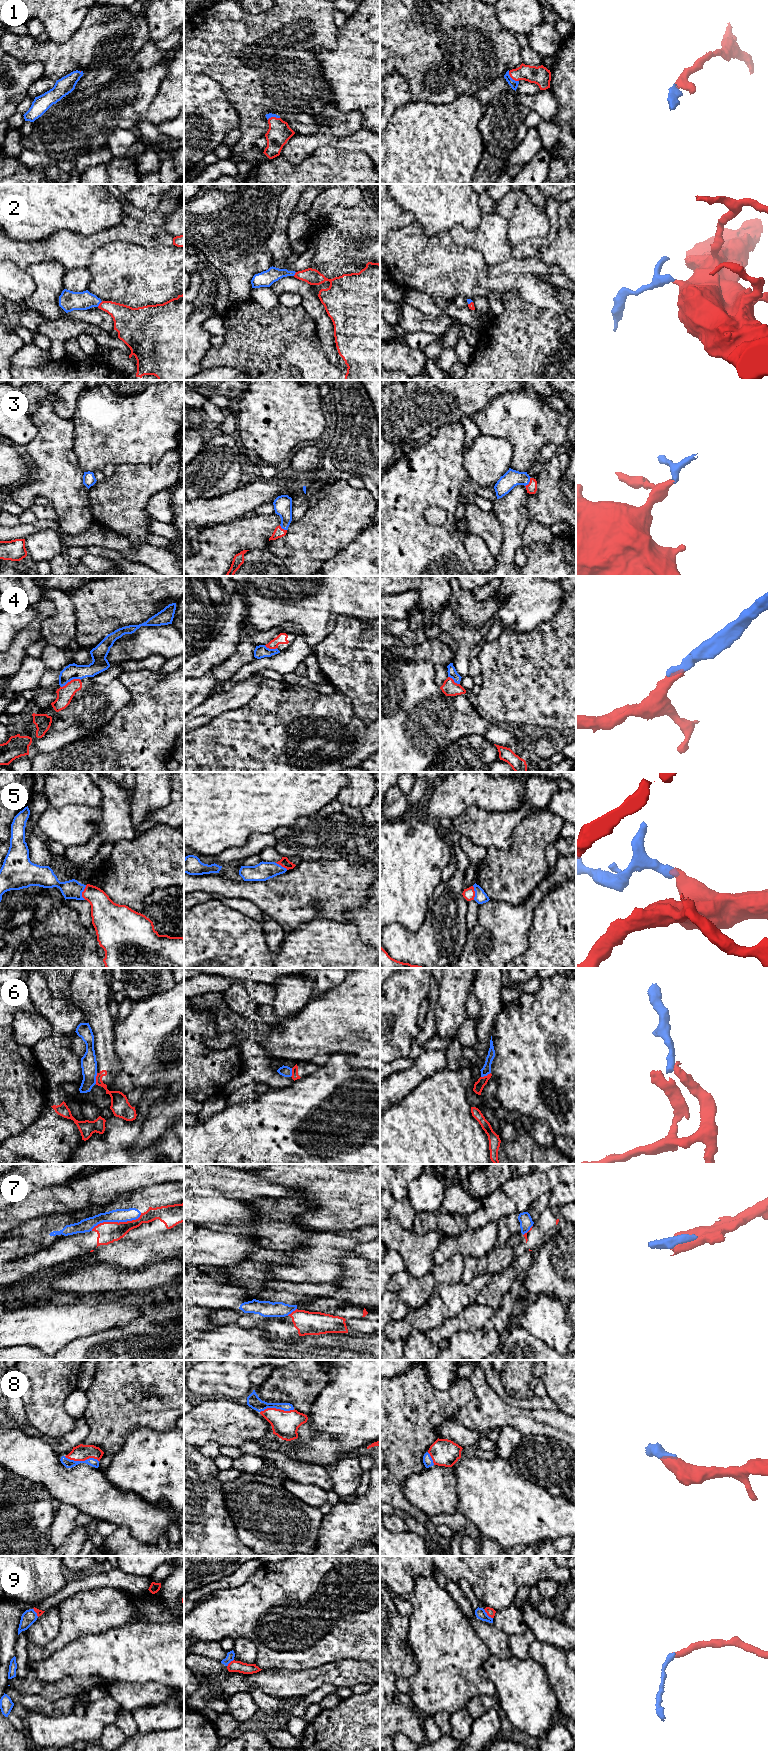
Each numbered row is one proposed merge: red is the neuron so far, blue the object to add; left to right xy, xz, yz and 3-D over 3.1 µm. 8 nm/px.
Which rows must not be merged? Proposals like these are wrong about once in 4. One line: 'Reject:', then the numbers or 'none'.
Reject: 6, 7

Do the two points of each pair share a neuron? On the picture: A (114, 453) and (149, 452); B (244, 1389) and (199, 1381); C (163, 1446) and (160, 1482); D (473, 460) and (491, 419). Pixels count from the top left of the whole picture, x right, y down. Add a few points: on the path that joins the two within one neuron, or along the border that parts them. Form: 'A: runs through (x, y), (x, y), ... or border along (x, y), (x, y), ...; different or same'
A: runs through (123, 452), (140, 452); same
B: runs through (233, 1381), (210, 1381); same
C: runs through (163, 1455), (160, 1473); same
D: border along (480, 433), (506, 440); different

